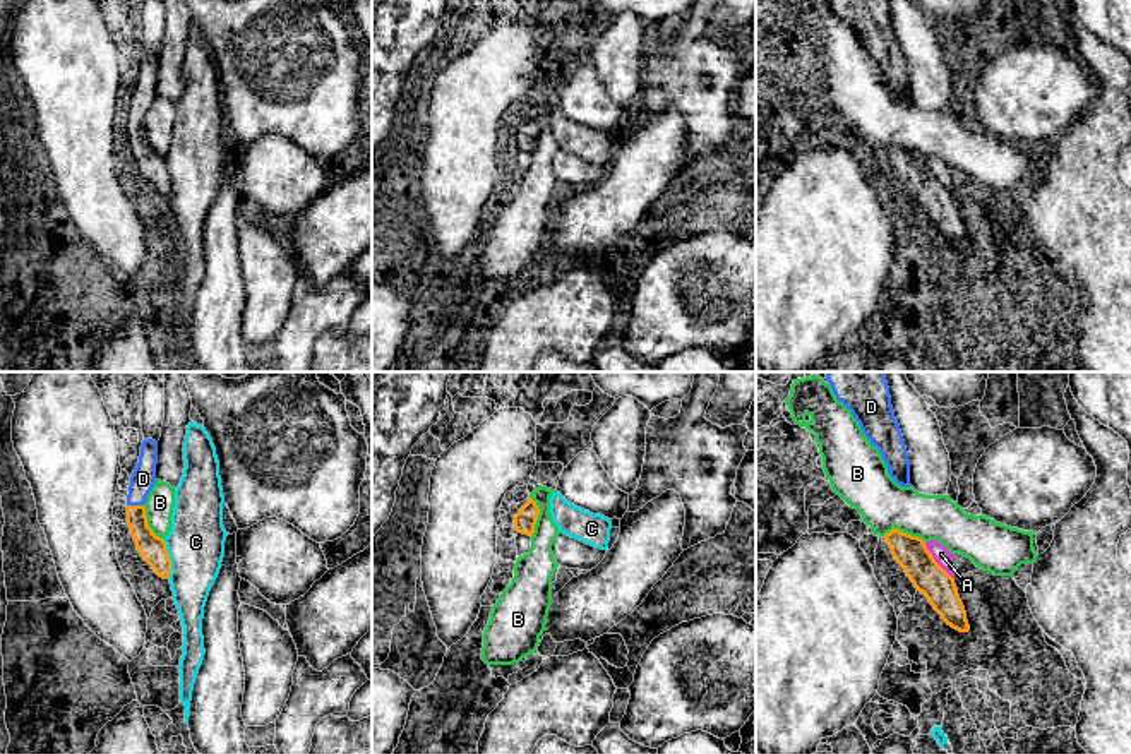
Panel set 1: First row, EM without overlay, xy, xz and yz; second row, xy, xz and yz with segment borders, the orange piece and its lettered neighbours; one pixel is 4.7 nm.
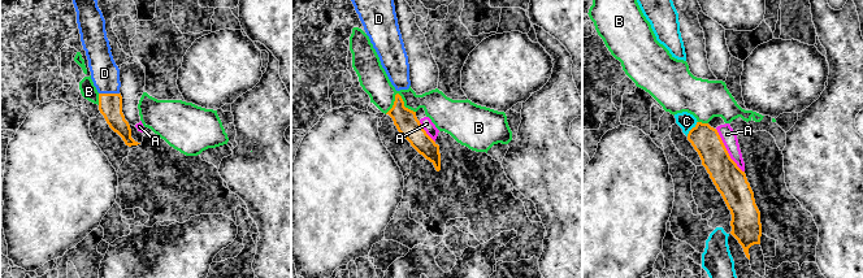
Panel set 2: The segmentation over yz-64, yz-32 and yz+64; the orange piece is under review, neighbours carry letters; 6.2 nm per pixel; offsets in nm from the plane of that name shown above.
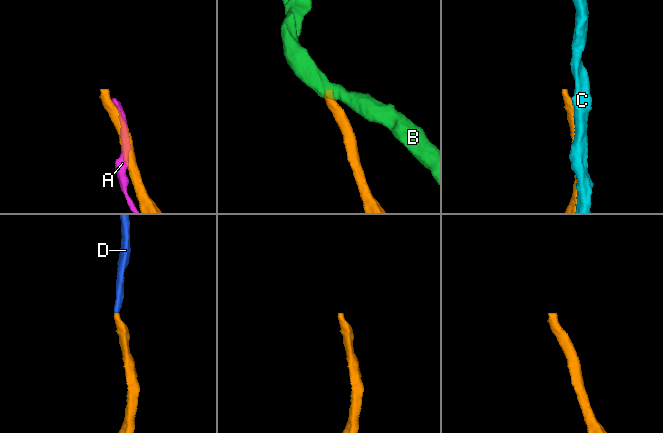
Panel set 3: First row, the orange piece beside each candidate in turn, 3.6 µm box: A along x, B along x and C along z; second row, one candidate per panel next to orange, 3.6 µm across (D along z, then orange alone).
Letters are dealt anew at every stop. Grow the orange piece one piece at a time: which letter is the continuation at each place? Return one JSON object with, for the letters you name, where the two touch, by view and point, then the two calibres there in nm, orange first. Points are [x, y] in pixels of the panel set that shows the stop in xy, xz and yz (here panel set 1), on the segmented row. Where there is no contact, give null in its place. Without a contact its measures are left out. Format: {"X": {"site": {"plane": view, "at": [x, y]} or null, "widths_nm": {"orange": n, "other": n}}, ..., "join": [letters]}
{"D": {"site": {"plane": "xy", "at": [136, 506]}, "widths_nm": {"orange": 130, "other": 120}}, "join": ["D"]}

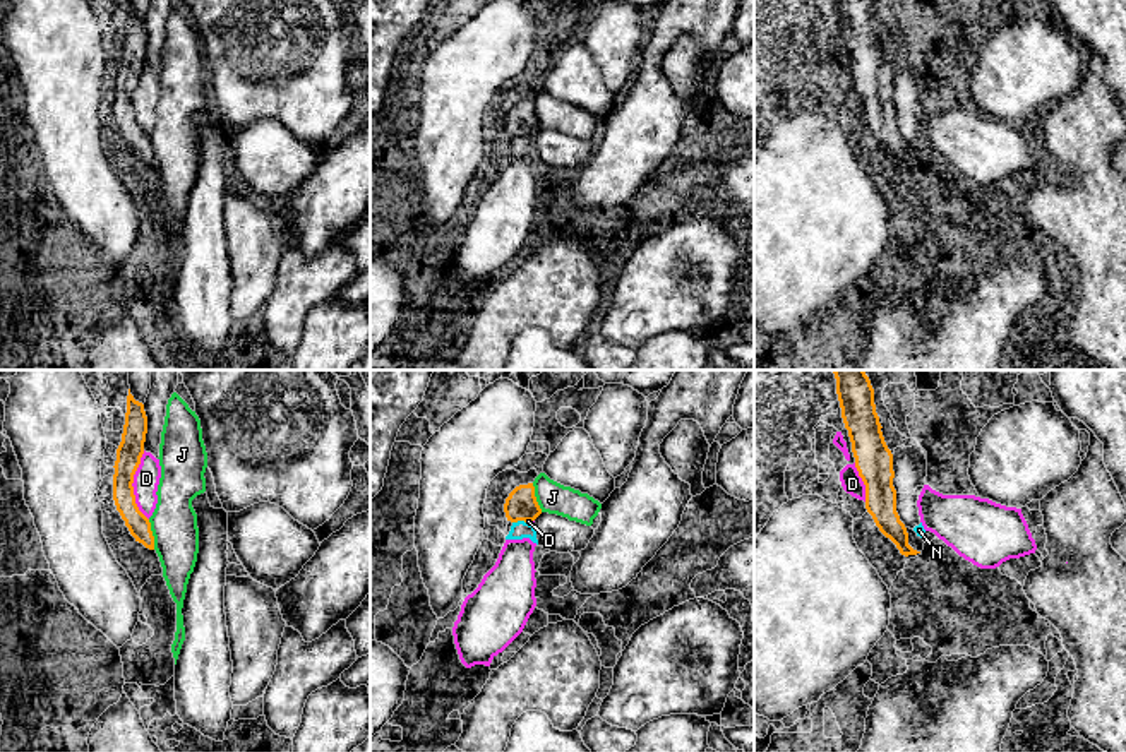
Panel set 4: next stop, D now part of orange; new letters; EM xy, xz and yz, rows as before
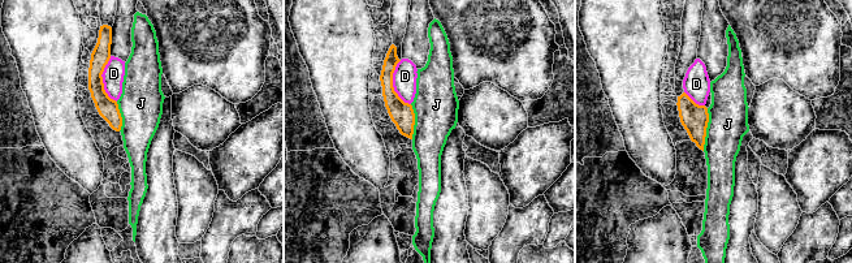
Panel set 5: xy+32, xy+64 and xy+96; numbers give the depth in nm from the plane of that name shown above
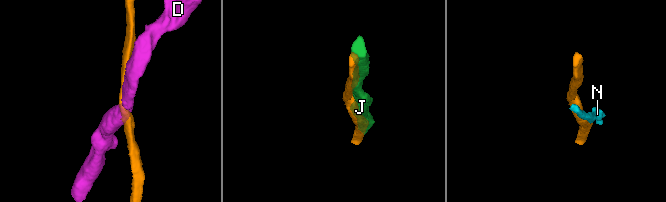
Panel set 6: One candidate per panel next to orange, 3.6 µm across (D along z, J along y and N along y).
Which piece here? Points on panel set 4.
{"join": []}

